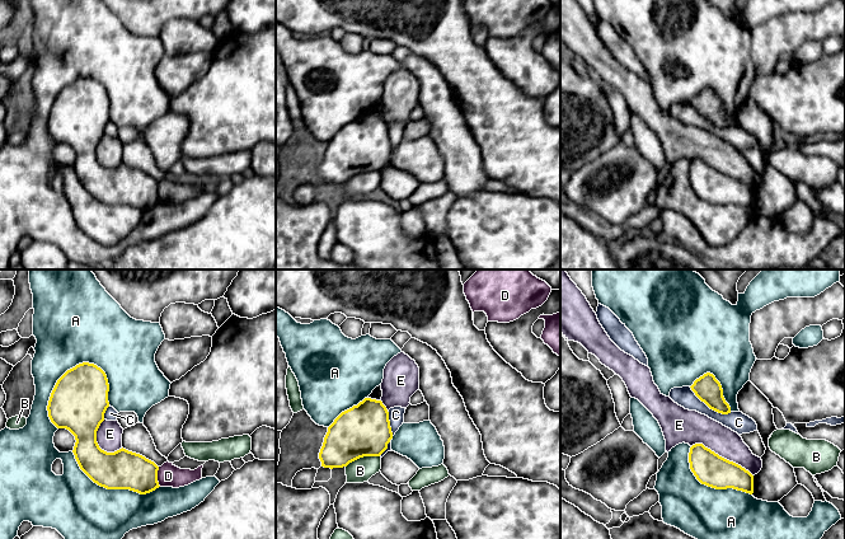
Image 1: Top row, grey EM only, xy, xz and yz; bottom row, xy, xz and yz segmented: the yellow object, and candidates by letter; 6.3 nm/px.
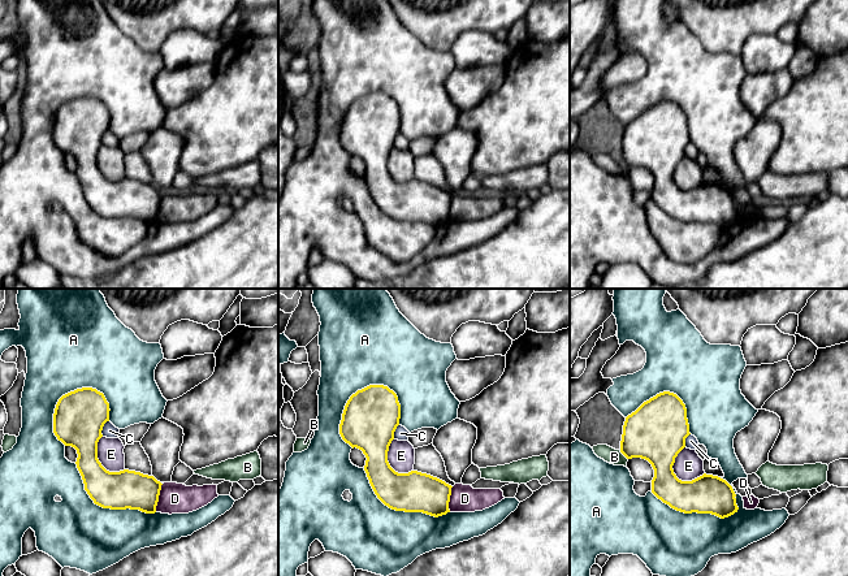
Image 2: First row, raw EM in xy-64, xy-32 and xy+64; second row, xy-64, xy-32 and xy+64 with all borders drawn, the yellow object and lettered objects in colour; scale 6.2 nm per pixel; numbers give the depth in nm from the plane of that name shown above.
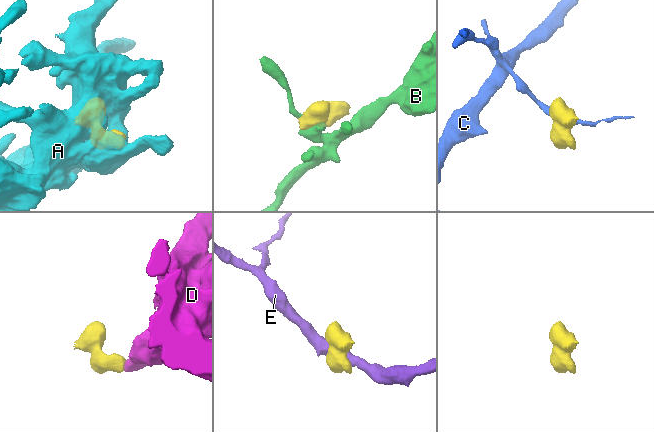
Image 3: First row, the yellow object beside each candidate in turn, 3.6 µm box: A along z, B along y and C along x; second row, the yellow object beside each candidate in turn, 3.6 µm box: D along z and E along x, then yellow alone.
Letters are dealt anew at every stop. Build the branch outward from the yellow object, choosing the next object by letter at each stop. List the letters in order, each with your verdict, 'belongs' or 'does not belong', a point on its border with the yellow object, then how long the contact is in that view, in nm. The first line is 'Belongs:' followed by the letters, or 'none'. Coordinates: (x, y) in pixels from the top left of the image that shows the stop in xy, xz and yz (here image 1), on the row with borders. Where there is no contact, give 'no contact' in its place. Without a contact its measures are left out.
Belongs: A
A: belongs | xy (55, 385) | 480 nm
B: does not belong | xz (362, 457) | 220 nm
C: does not belong | yz (709, 407) | 320 nm
D: does not belong | xy (156, 477) | 130 nm
E: does not belong | yz (721, 457) | 440 nm

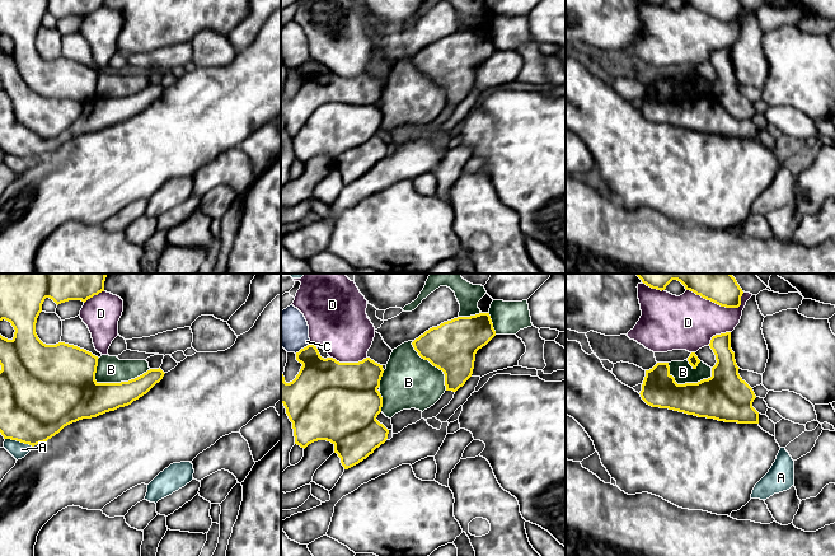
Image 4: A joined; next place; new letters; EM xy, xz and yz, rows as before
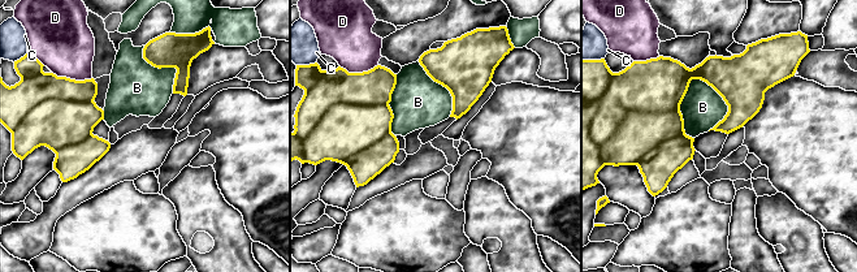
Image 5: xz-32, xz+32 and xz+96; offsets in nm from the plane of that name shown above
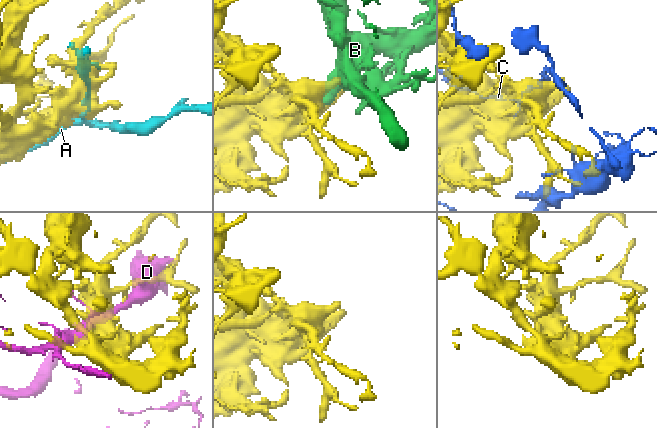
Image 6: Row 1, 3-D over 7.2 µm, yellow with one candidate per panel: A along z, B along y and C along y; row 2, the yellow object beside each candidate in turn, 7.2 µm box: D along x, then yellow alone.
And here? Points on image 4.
Belongs: none
A: does not belong | xy (19, 440) | 190 nm
B: does not belong | xy (122, 382) | 360 nm
C: does not belong | xz (304, 347) | 120 nm
D: does not belong | yz (719, 304) | 360 nm

